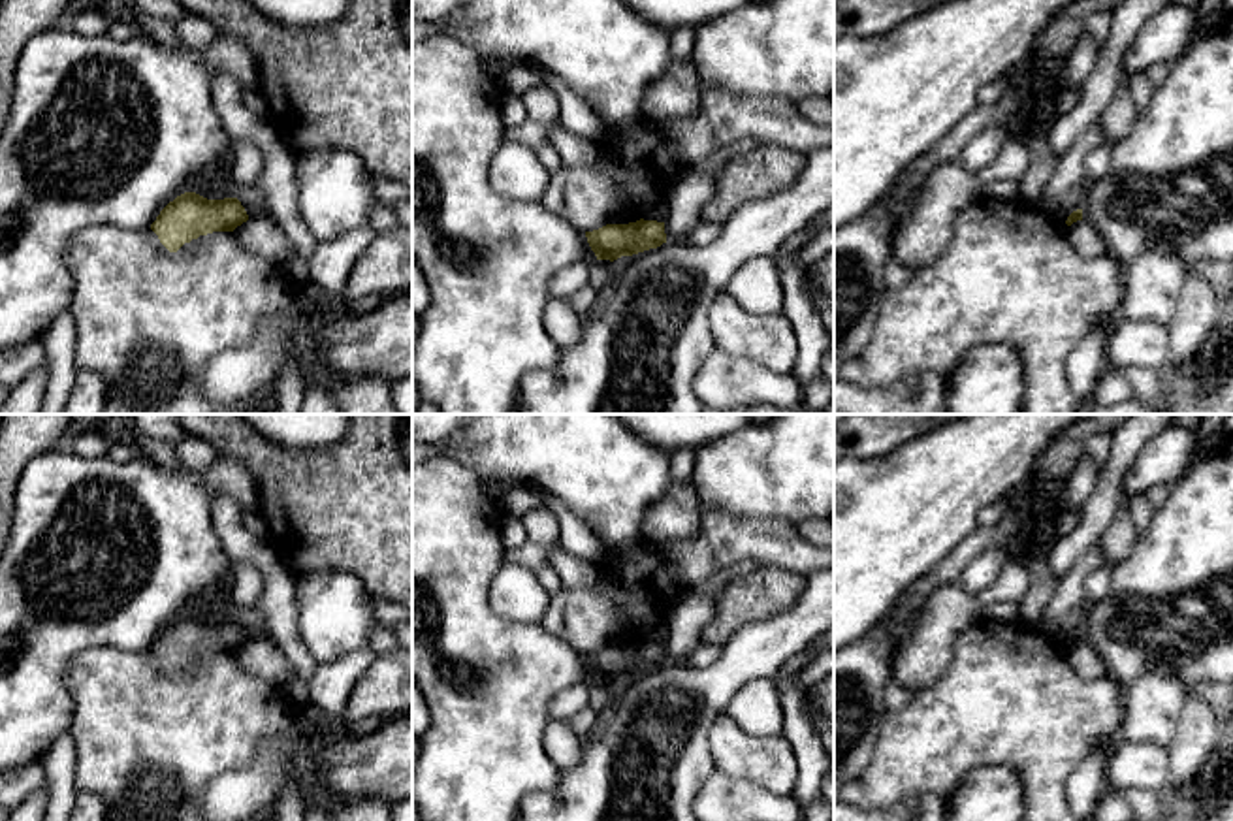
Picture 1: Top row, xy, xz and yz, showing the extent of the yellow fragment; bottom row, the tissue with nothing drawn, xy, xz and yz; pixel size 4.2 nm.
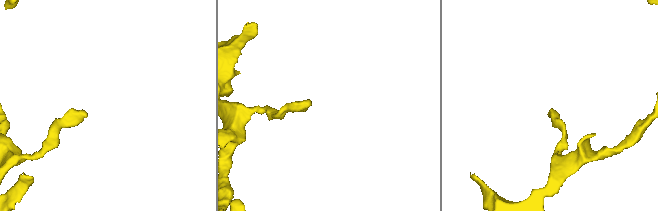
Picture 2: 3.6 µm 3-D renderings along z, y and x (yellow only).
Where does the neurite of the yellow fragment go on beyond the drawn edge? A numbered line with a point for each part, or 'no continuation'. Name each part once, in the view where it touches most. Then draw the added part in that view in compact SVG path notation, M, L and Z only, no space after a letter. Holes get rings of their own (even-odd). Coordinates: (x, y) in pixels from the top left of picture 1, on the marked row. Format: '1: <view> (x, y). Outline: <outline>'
no continuation

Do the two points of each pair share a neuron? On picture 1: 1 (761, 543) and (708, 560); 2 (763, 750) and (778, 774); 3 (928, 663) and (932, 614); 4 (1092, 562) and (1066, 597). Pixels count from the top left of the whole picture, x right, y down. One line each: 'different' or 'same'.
1: same
2: same
3: same
4: same

